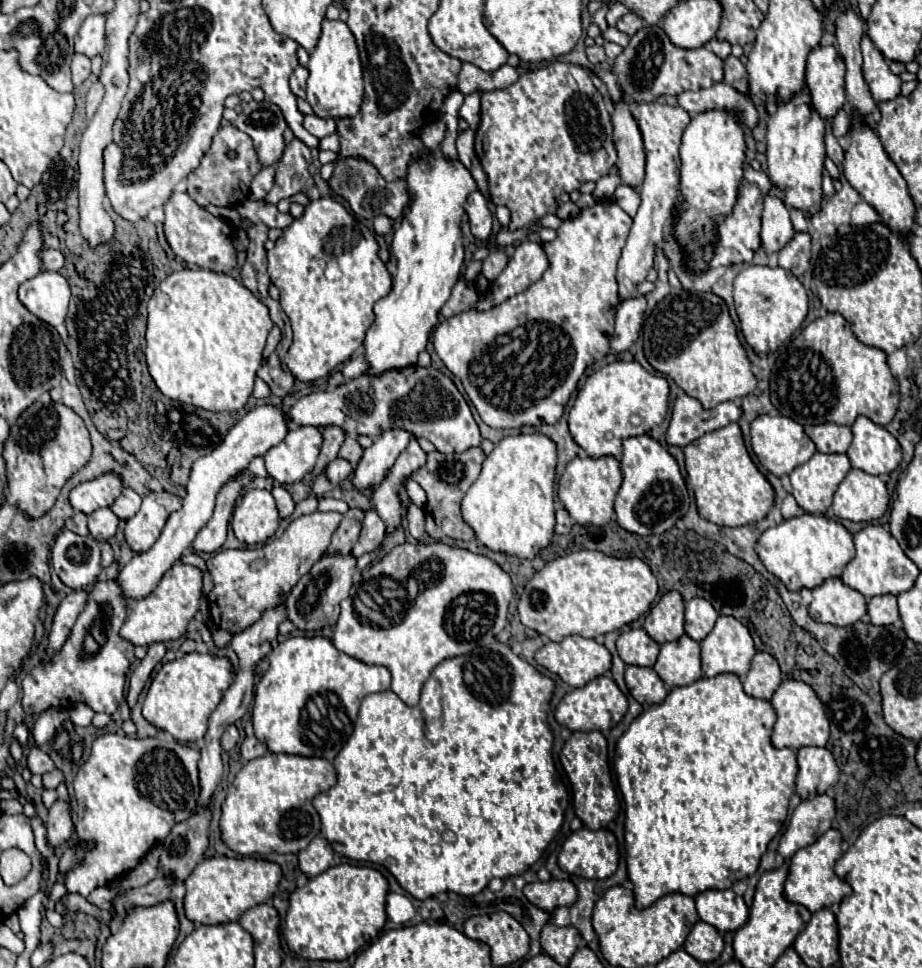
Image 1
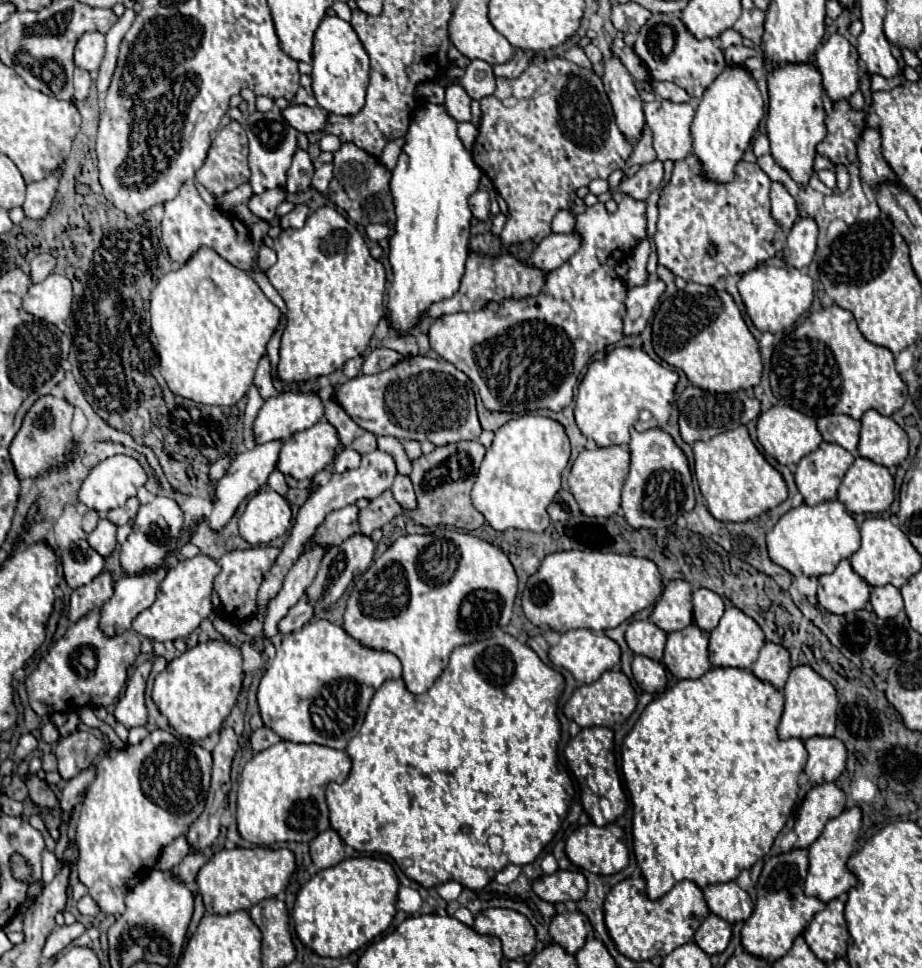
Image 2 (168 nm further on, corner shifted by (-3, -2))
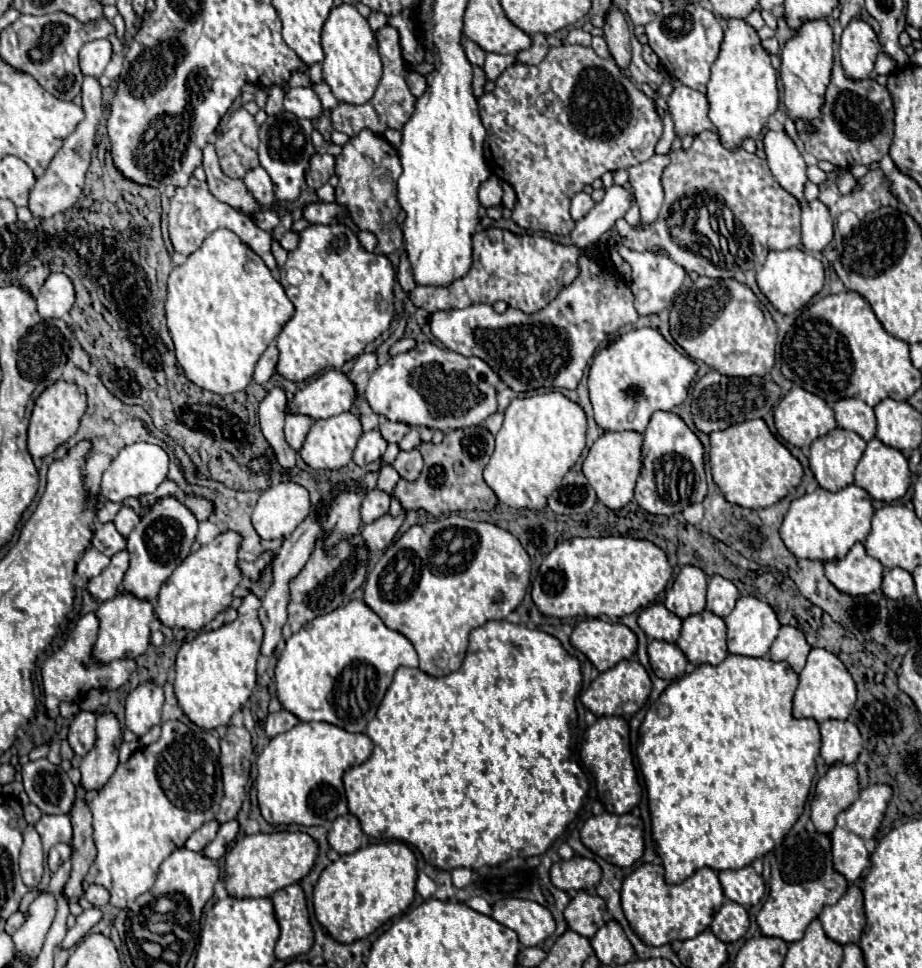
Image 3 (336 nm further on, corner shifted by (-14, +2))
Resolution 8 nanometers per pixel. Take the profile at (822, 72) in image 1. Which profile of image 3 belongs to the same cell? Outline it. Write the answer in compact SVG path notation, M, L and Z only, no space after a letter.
M853 18L849 26L843 30L839 44L839 56L845 74L853 80L869 78L879 50L881 44L873 28L865 20Z

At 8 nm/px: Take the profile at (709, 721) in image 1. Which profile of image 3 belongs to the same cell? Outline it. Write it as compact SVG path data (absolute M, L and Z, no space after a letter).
M729 654L721 664L711 666L711 664L699 664L691 674L671 682L663 694L655 700L655 704L649 708L645 714L645 720L639 728L641 740L637 746L637 758L639 766L645 778L647 794L649 794L649 812L651 812L651 824L653 824L653 840L657 854L663 858L665 866L665 880L669 884L679 884L685 878L689 878L695 870L709 866L713 870L735 870L749 866L755 858L765 856L767 852L773 850L777 842L783 840L783 836L791 830L791 826L797 822L801 816L813 776L817 772L815 768L815 758L819 756L819 746L821 746L821 734L819 734L819 724L813 718L795 718L791 714L793 706L793 694L797 690L797 680L799 676L793 672L793 668L787 662L773 662L769 658L749 658L749 656L739 656L739 654Z

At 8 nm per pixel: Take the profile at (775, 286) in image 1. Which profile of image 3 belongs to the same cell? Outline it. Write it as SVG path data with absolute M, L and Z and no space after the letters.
M799 248L769 252L765 264L757 268L757 284L761 292L783 314L793 314L795 310L803 308L823 288L823 282L825 282L825 272L821 260Z

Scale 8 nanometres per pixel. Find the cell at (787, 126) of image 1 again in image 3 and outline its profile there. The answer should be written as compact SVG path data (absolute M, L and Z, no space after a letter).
M805 20L781 50L781 80L785 86L785 106L791 120L813 120L823 106L823 94L833 66L833 30L827 20Z

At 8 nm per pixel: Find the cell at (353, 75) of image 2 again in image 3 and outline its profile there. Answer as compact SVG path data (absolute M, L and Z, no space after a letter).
M341 4L331 10L323 26L323 80L331 86L331 92L339 102L365 104L371 100L379 76L381 76L381 58L377 52L377 40L369 22L357 12L353 4Z

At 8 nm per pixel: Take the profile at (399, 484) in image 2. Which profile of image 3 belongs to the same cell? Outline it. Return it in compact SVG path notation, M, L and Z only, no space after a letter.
M417 448L405 452L405 450L399 450L395 462L393 462L395 470L401 474L401 478L405 480L415 480L423 468L423 458L419 454Z

